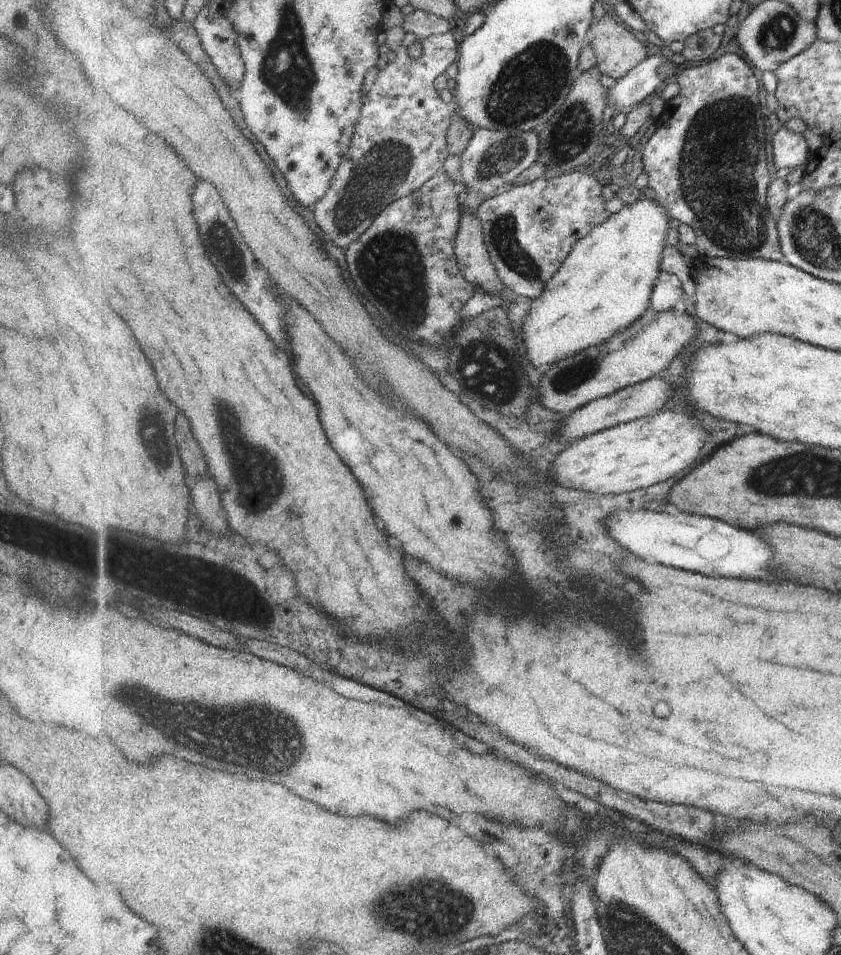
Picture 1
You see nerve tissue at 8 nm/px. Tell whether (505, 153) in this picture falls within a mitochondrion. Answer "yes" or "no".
yes

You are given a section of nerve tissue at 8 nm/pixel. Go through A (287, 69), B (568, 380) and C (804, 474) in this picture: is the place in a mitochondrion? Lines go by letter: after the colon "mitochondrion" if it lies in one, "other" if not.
A: mitochondrion
B: mitochondrion
C: mitochondrion

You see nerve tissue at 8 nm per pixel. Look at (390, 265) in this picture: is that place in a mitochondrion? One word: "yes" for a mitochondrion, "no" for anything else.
yes

